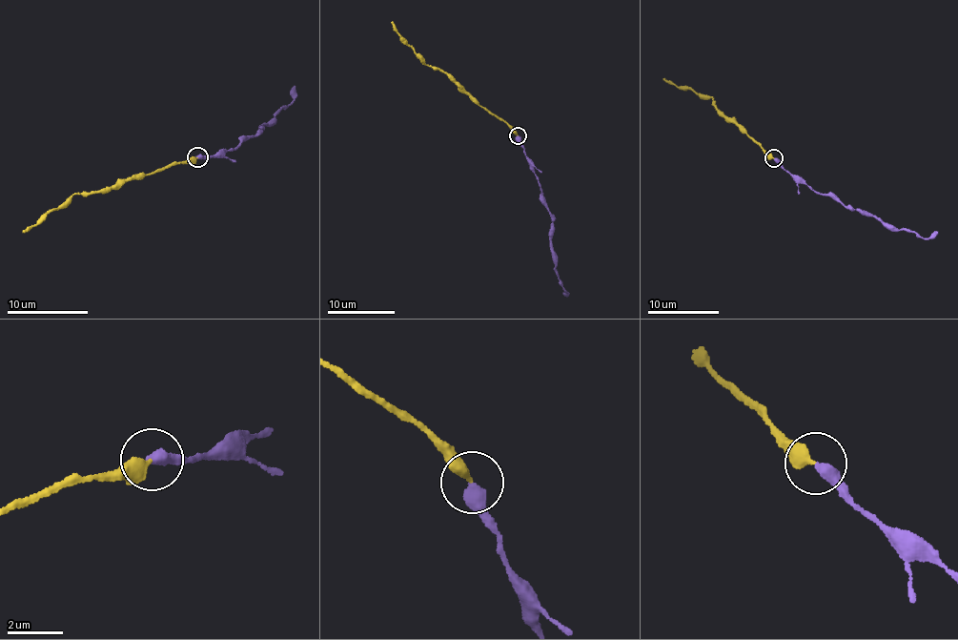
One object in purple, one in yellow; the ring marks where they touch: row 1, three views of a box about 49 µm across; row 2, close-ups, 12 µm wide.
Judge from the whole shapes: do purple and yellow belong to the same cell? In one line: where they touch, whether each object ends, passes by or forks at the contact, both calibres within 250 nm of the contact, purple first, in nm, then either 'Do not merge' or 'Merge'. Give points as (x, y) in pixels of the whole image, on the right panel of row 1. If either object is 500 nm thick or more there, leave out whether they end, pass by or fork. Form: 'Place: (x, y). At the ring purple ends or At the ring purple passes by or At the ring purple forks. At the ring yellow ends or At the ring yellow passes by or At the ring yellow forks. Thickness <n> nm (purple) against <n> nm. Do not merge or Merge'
Place: (774, 158). At the ring purple ends. At the ring yellow ends. Thickness 480 nm (purple) against 360 nm. Merge

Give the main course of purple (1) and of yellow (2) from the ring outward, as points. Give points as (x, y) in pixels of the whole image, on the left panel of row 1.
1: (198, 157), (234, 150), (242, 135), (259, 133), (264, 122), (269, 123), (292, 101), (294, 86)
2: (198, 157), (95, 192), (74, 195), (71, 201), (50, 212), (39, 224), (22, 231)

